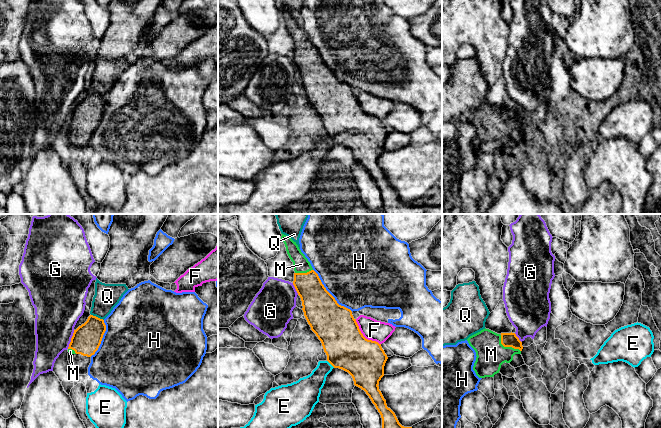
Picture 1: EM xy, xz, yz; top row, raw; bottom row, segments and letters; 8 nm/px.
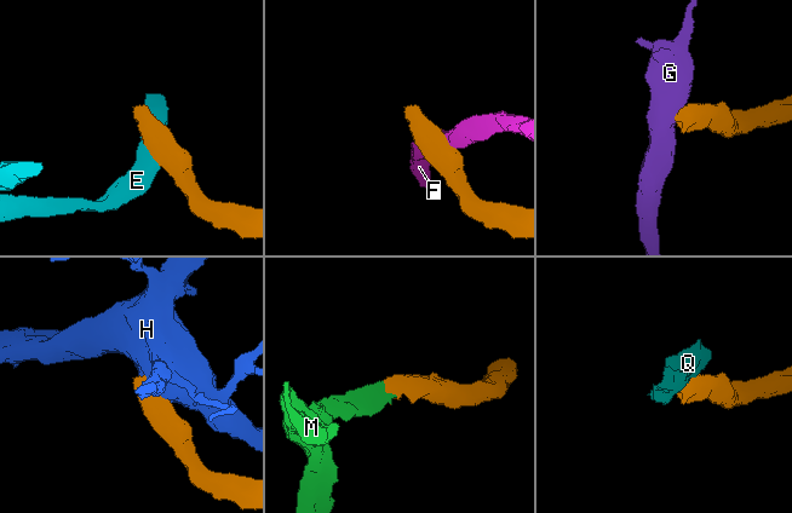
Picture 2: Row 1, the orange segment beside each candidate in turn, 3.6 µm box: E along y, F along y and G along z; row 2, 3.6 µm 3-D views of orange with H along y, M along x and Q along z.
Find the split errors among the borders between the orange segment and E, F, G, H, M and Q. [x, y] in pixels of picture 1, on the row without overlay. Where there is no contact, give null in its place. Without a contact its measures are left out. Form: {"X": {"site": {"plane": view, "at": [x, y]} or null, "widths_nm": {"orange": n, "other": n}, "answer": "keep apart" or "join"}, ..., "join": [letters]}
{"E": {"site": {"plane": "xz", "at": [331, 140]}, "widths_nm": {"orange": 340, "other": 180}, "answer": "keep apart"}, "F": {"site": {"plane": "xz", "at": [363, 112]}, "widths_nm": {"orange": 340, "other": 170}, "answer": "keep apart"}, "G": {"site": {"plane": "xy", "at": [71, 115]}, "widths_nm": {"orange": 240, "other": 360}, "answer": "keep apart"}, "H": {"site": {"plane": "xz", "at": [329, 69]}, "widths_nm": {"orange": 320, "other": 500}, "answer": "keep apart"}, "M": {"site": {"plane": "yz", "at": [507, 122]}, "widths_nm": {"orange": 110, "other": 240}, "answer": "join"}, "Q": {"site": {"plane": "xy", "at": [97, 93]}, "widths_nm": {"orange": 240, "other": 200}, "answer": "keep apart"}, "join": ["M"]}

